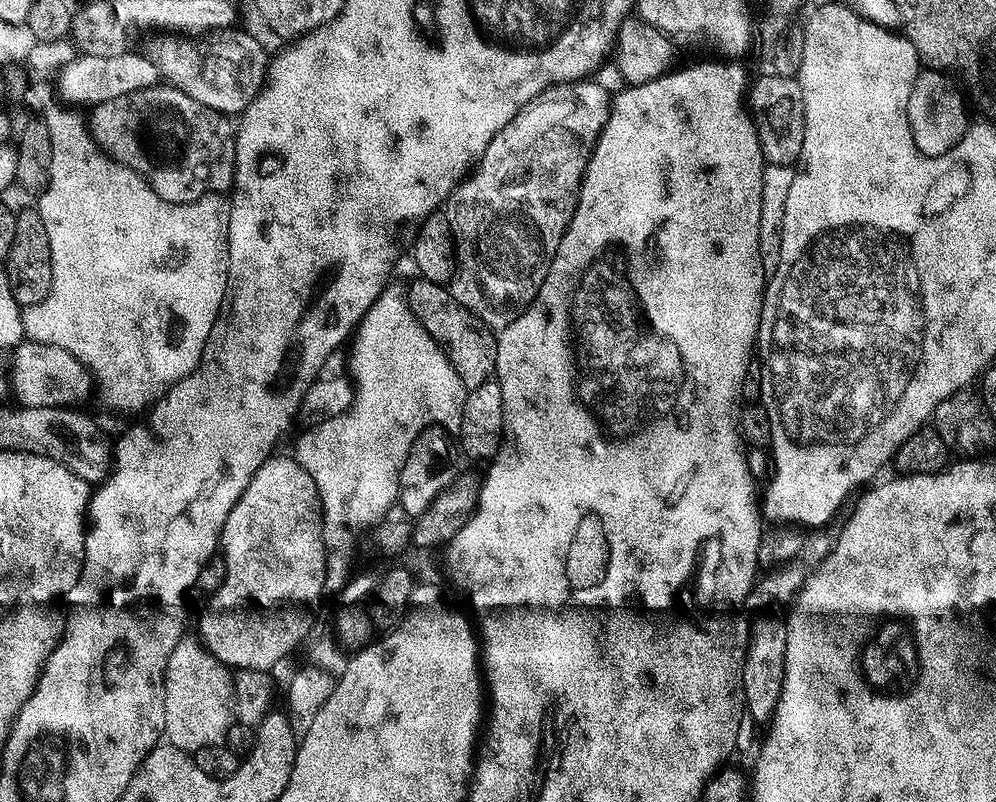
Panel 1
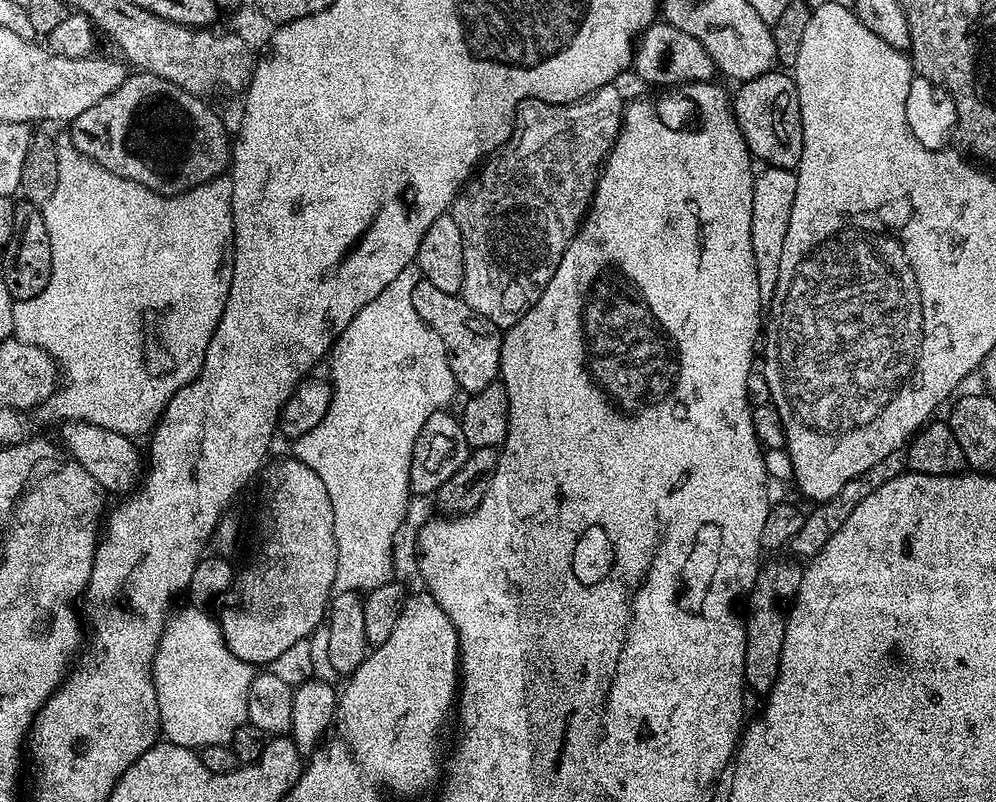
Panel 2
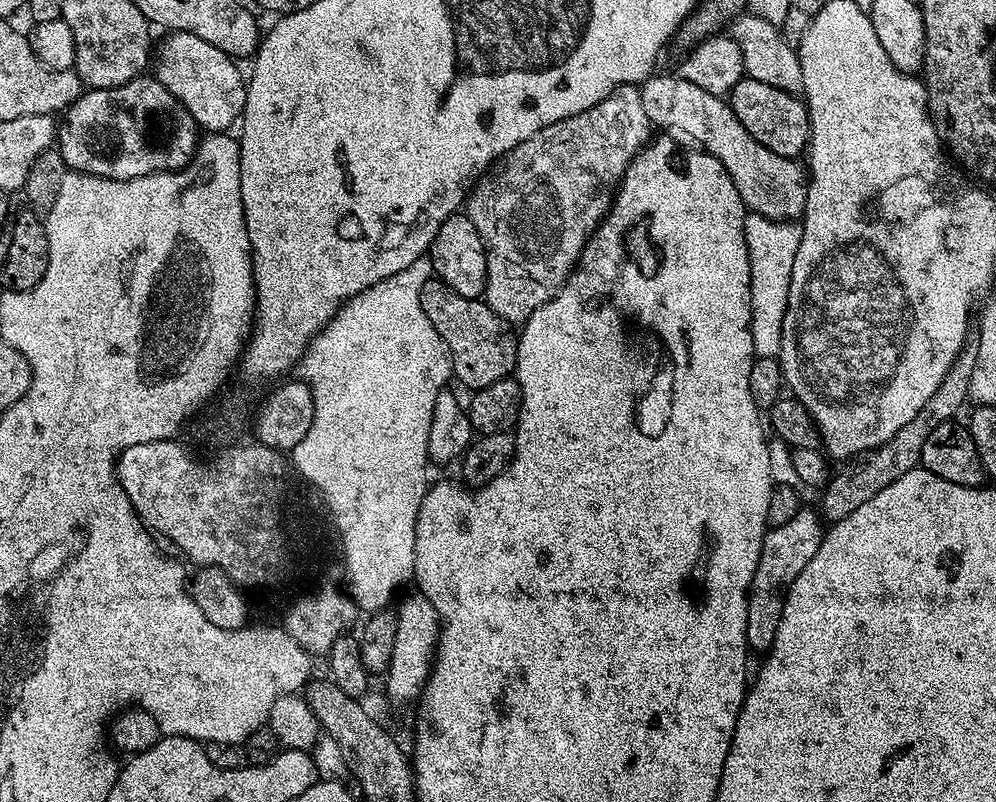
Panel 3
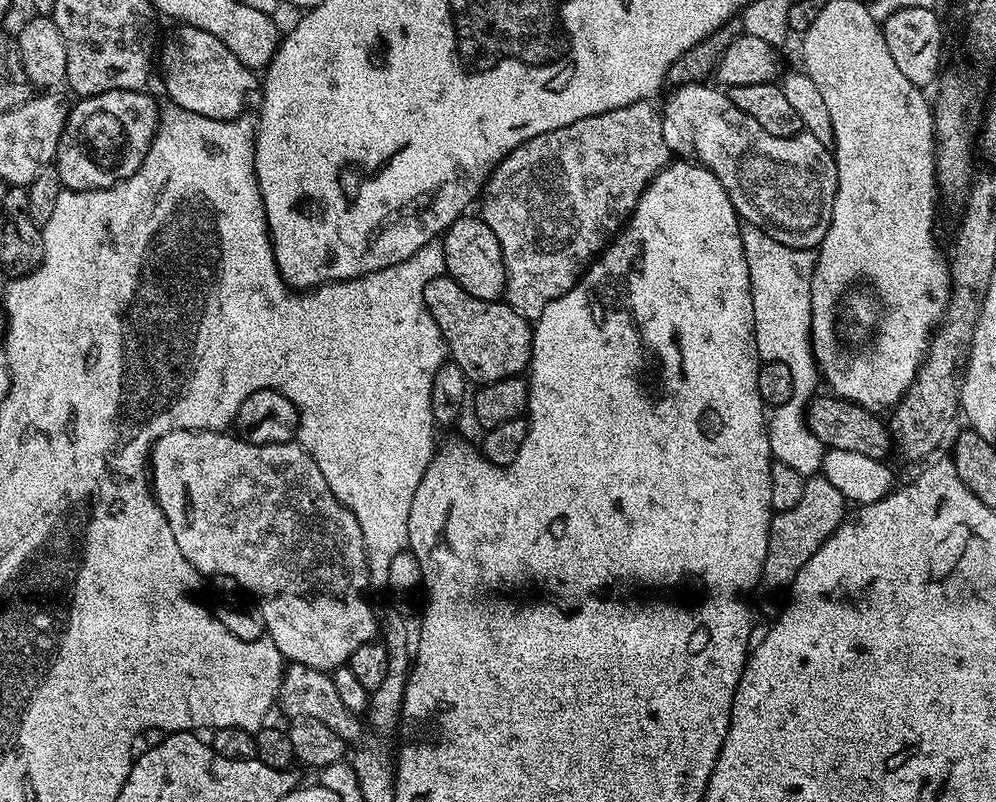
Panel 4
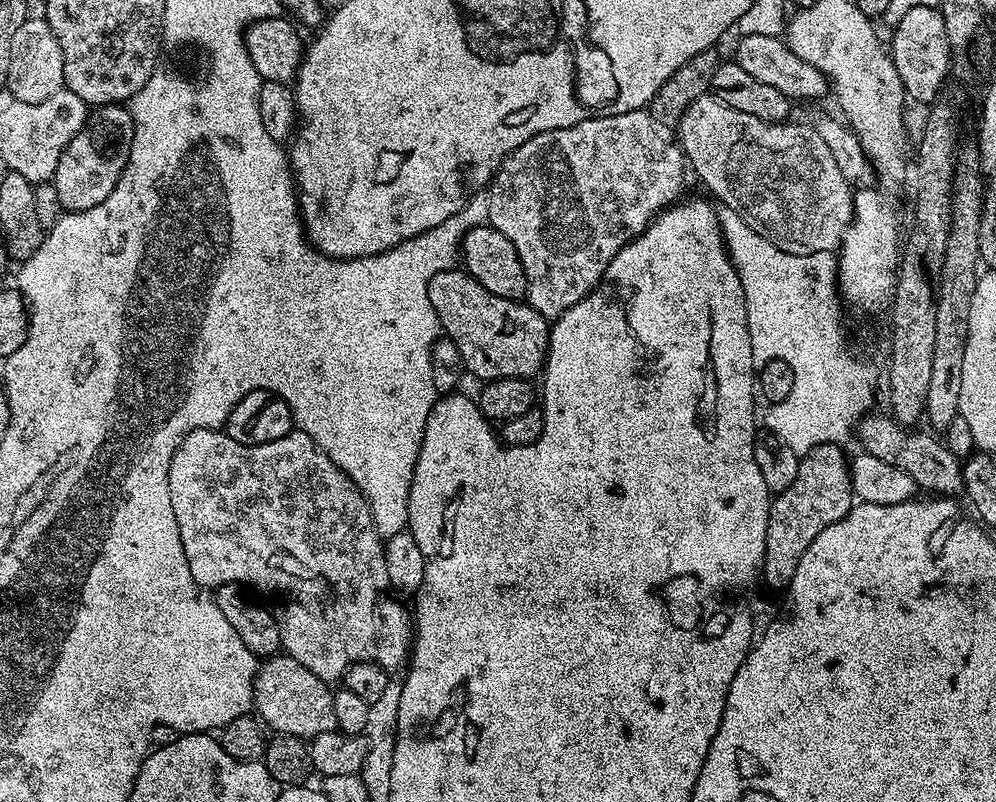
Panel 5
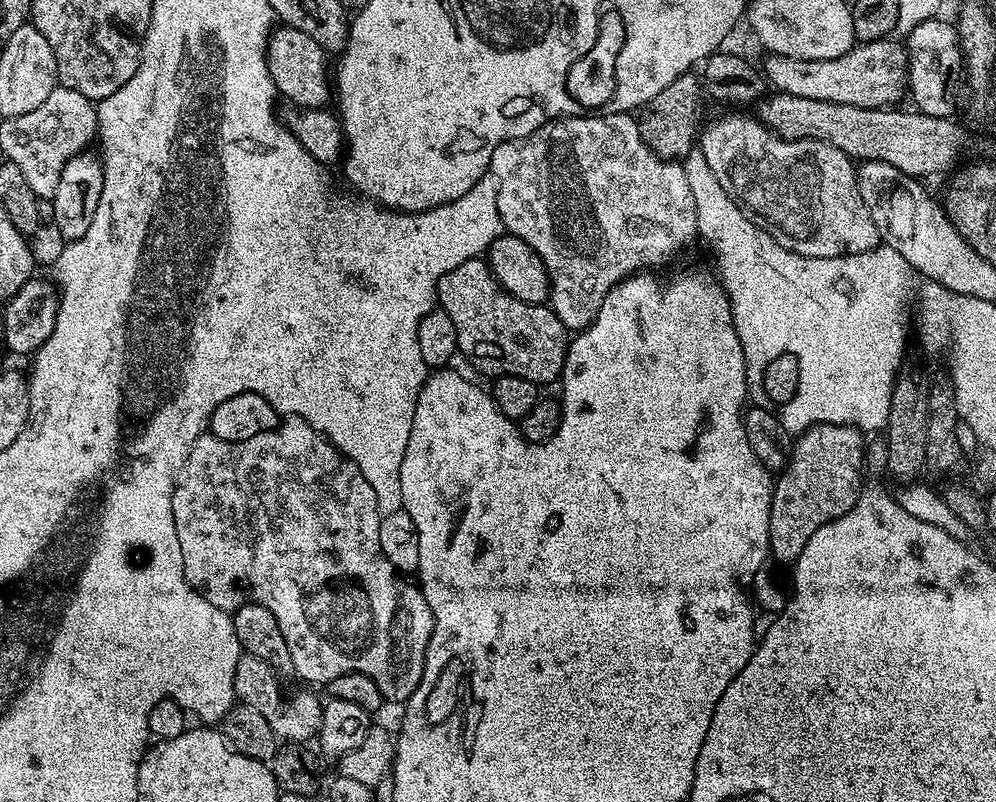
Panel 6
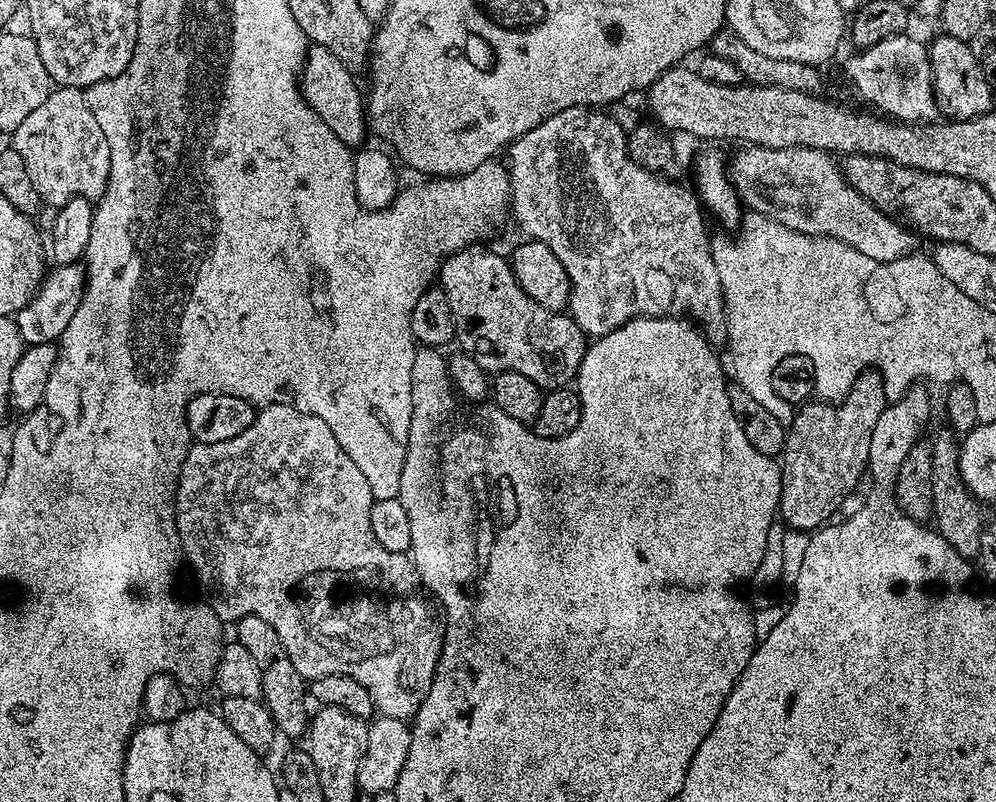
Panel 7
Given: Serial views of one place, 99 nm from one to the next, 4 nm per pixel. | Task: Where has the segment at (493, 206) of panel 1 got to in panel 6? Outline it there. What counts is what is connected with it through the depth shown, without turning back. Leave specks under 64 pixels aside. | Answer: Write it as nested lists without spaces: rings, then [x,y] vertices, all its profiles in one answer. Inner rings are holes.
[[[615,112],[605,116],[585,114],[583,116],[566,116],[559,120],[552,120],[543,124],[538,130],[526,134],[517,140],[502,142],[498,150],[492,155],[491,175],[498,182],[498,214],[502,218],[505,229],[511,235],[520,236],[542,258],[548,271],[548,278],[552,281],[550,293],[550,307],[552,313],[564,323],[569,333],[582,332],[592,325],[592,319],[598,314],[606,294],[627,276],[635,276],[641,270],[660,270],[667,260],[672,260],[692,239],[697,239],[696,211],[694,197],[686,179],[683,163],[675,160],[663,160],[652,152],[650,146],[643,141],[639,133],[639,122],[635,115],[627,112]]]

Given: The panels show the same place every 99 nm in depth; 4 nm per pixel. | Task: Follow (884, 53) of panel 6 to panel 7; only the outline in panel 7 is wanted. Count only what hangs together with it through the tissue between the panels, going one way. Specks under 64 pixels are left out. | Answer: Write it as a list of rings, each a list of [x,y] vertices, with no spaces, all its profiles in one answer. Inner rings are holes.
[[[901,34],[882,38],[878,46],[870,46],[859,54],[852,54],[844,64],[844,76],[856,87],[856,92],[879,113],[905,124],[932,122],[938,109],[932,89],[932,71],[928,57],[928,44],[916,36]]]

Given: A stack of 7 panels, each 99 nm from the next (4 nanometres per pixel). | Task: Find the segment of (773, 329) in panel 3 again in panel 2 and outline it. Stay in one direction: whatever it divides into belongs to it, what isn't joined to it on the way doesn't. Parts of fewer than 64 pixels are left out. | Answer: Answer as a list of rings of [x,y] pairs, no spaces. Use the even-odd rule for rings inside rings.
[[[765,167],[755,173],[754,210],[750,222],[750,234],[754,246],[754,258],[758,270],[758,286],[761,301],[771,301],[778,282],[778,266],[782,258],[782,242],[786,238],[786,230],[790,226],[790,212],[794,206],[796,193],[796,173],[790,169]]]

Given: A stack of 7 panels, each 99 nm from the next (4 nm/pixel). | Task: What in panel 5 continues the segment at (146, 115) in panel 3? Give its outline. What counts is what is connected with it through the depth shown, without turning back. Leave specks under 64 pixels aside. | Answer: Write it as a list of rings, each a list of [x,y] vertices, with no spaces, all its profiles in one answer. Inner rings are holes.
[[[106,104],[89,115],[88,123],[70,138],[70,146],[62,150],[58,170],[50,181],[58,190],[58,202],[64,212],[85,212],[110,198],[110,190],[118,186],[118,178],[128,161],[131,141],[132,113],[127,107]]]

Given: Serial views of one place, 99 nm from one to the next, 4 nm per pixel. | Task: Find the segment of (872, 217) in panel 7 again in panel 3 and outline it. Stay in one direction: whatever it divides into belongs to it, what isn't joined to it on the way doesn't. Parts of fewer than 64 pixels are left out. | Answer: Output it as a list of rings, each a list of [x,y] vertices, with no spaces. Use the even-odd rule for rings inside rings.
[[[653,74],[639,85],[639,90],[642,110],[646,110],[650,123],[657,129],[685,132],[696,143],[693,145],[718,158],[722,166],[726,166],[734,182],[734,190],[738,190],[748,212],[785,222],[796,222],[803,217],[809,182],[805,165],[799,159],[782,157],[760,145],[742,126],[725,97],[706,94],[702,86],[694,86],[694,82],[686,82],[686,78],[678,74]]]

